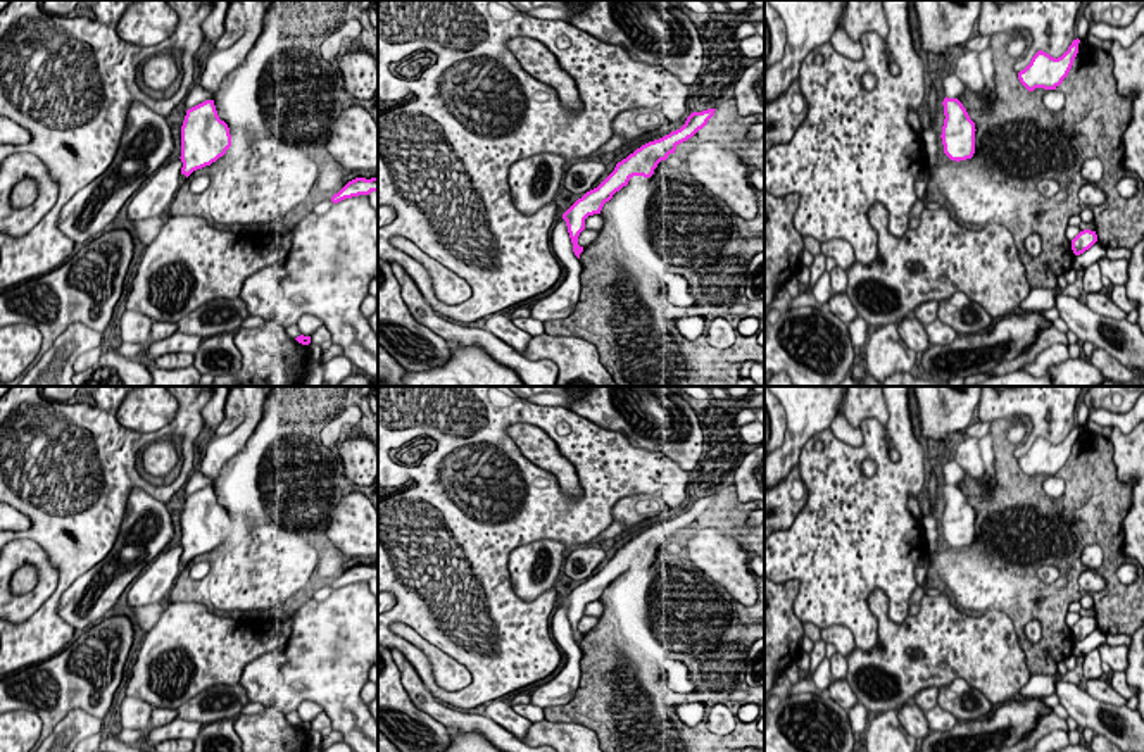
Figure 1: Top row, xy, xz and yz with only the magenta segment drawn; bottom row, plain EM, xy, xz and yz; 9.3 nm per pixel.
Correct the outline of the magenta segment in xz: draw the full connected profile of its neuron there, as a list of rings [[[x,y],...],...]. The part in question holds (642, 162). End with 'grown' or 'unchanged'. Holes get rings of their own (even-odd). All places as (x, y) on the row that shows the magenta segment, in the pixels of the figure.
[[[716,109],[692,112],[685,124],[669,135],[649,141],[616,164],[614,171],[594,190],[578,198],[564,214],[568,233],[573,243],[573,252],[580,259],[583,247],[578,245],[578,236],[585,229],[585,219],[600,214],[606,202],[616,191],[628,185],[633,176],[651,178],[661,160],[675,154],[676,147],[692,138],[714,116]]]; unchanged

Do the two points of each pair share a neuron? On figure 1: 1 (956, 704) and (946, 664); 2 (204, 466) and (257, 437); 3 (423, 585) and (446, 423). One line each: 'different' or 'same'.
1: different
2: different
3: same

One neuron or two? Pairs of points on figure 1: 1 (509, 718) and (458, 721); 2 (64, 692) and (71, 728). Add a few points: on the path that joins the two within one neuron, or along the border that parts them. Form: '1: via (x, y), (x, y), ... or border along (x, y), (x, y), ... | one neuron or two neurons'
1: border along (484, 714), (513, 733) | two neurons
2: border along (102, 718), (73, 709), (49, 733) | two neurons

